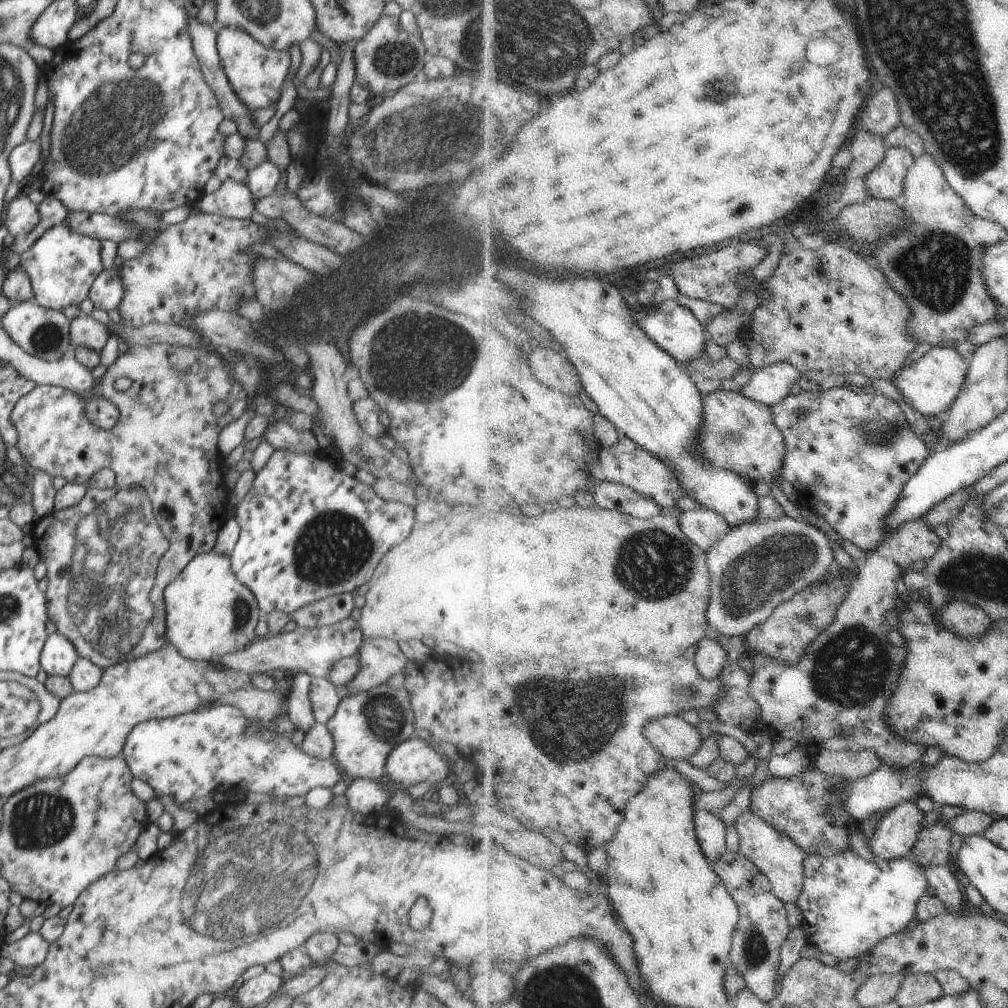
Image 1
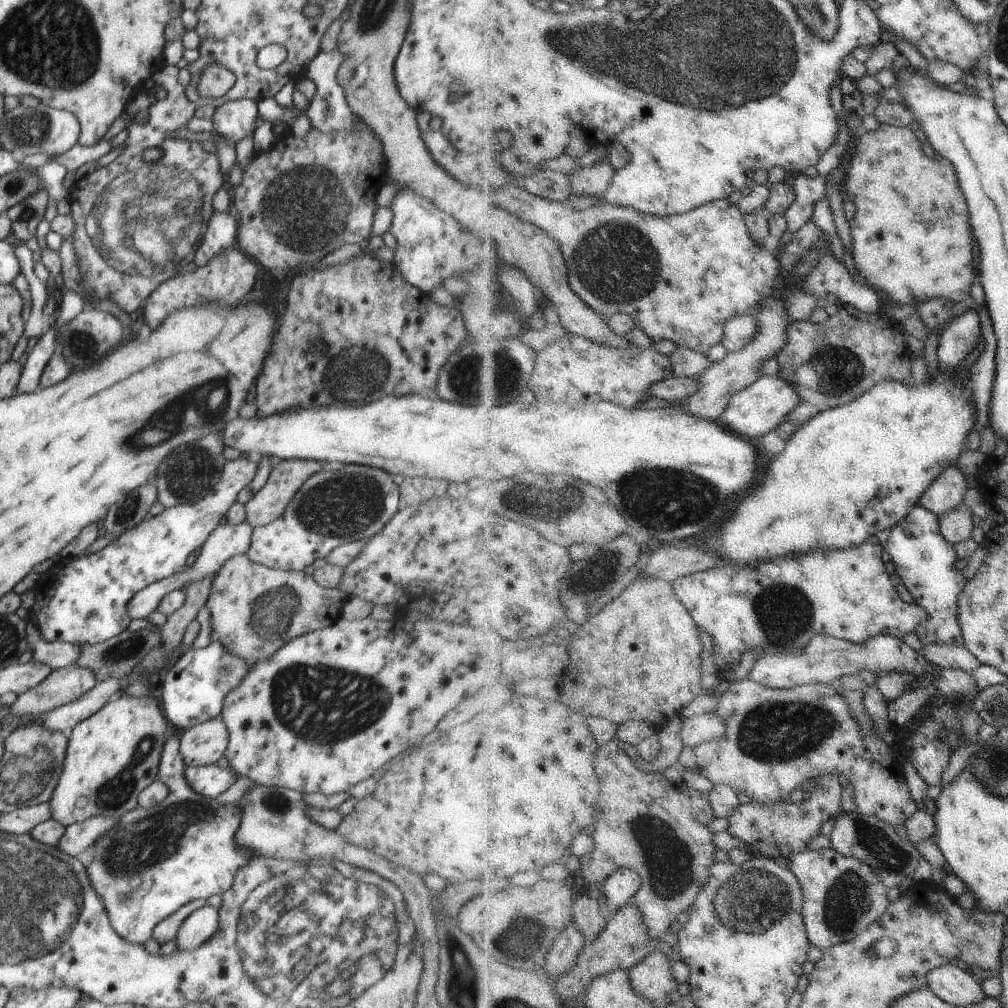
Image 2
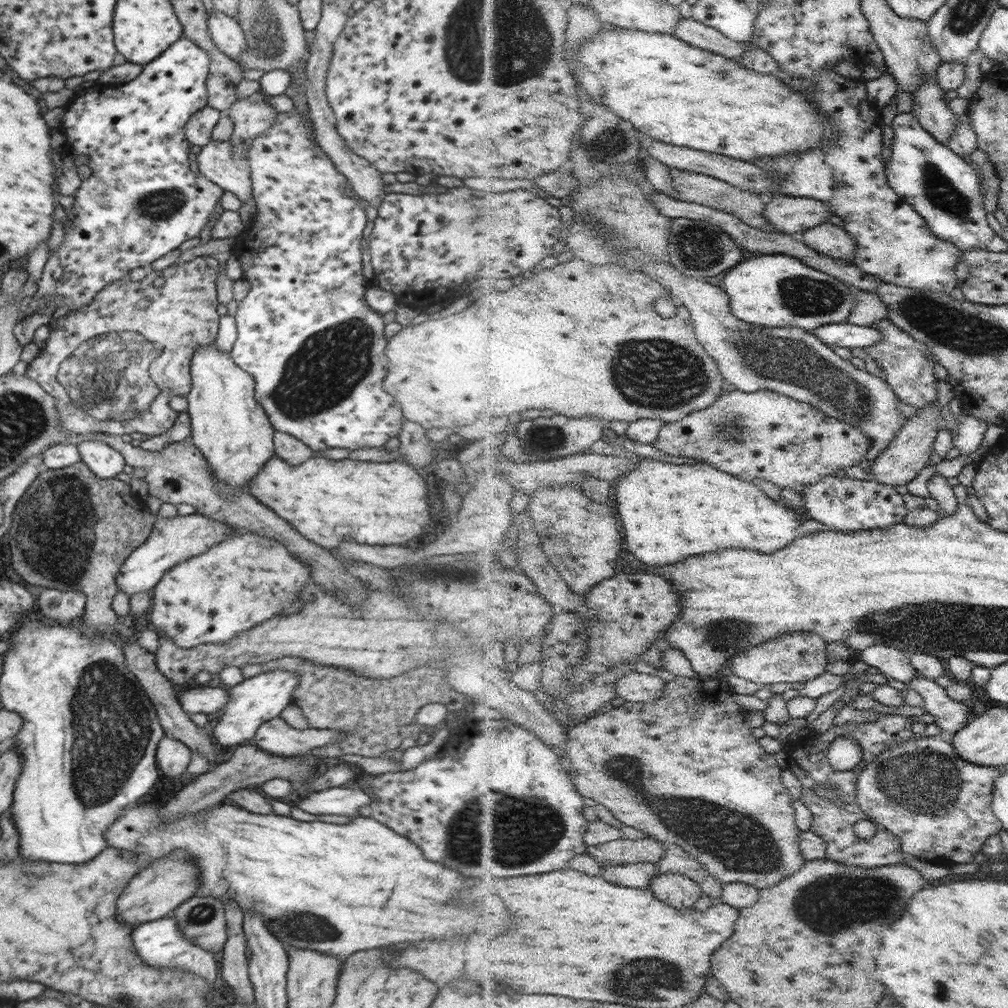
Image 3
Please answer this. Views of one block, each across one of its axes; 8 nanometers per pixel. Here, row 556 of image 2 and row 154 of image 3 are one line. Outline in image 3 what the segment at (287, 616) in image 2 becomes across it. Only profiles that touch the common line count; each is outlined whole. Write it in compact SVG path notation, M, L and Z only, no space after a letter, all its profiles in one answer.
M260 90L234 102L222 112L222 116L229 116L234 123L233 133L228 141L235 156L247 158L254 139L265 134L277 122L279 113L268 103L268 98Z

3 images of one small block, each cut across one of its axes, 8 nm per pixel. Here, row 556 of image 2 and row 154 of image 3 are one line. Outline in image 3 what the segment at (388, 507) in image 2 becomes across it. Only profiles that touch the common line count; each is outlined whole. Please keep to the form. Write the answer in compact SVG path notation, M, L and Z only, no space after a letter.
M296 111L288 115L279 113L277 122L265 134L254 139L247 154L248 165L253 188L253 199L257 204L252 234L255 238L240 238L240 262L245 280L251 284L250 292L243 300L237 302L235 316L238 338L228 353L232 361L250 374L255 381L255 397L260 406L267 412L272 428L284 434L294 436L298 441L306 444L313 452L322 452L332 448L358 450L358 448L382 448L392 437L398 438L403 418L401 406L397 400L385 391L383 382L388 374L388 359L384 354L388 341L385 338L385 324L383 315L376 313L366 305L366 289L369 285L362 274L362 238L366 230L366 212L356 199L350 197L346 185L347 178L337 169L329 156L314 143L315 125L305 125Z

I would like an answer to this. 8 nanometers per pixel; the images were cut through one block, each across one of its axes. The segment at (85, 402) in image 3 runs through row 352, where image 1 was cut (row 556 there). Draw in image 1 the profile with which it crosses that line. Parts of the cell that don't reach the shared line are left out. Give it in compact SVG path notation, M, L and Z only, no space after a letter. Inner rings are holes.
M152 343L151 345L130 346L125 353L122 353L112 365L108 366L106 374L102 378L94 380L94 394L106 398L118 408L119 418L112 428L98 428L90 422L86 415L86 398L82 394L76 394L74 390L61 388L53 385L37 385L32 392L22 396L10 416L10 423L17 432L17 448L25 462L30 463L34 469L44 470L48 476L62 476L67 482L76 482L79 485L88 485L88 481L103 468L110 468L116 473L116 486L114 488L86 487L86 495L78 505L54 511L49 517L42 517L35 522L28 532L32 537L33 548L40 555L41 562L44 562L47 569L48 590L45 592L47 601L47 614L52 621L57 633L68 638L76 648L77 654L81 658L90 660L101 670L114 666L117 661L136 660L137 657L154 653L156 650L167 644L166 639L166 612L164 603L165 589L182 573L182 570L197 556L208 553L215 547L218 532L228 518L229 491L224 480L225 474L222 472L223 459L218 449L218 436L220 432L234 420L240 418L247 406L247 392L244 386L234 376L230 370L230 364L226 364L226 358L220 356L220 351L212 343L198 346L178 346L178 344ZM226 402L228 412L224 416L214 415L214 406Z

